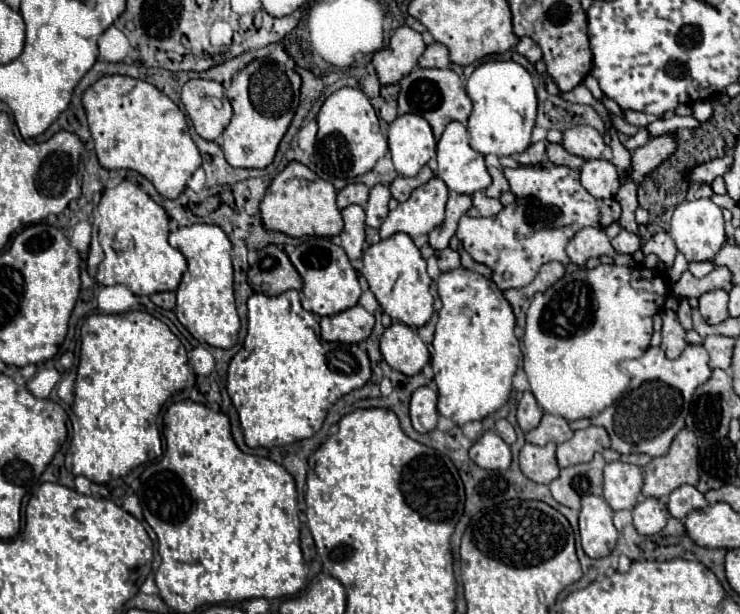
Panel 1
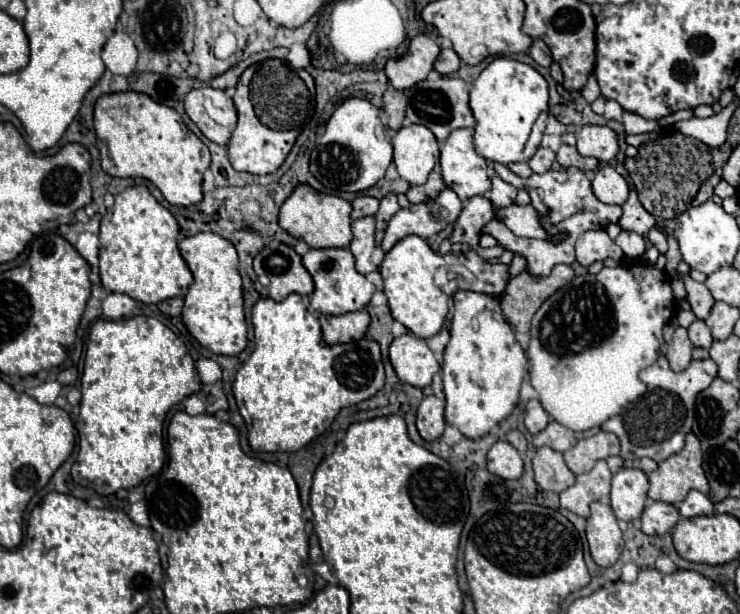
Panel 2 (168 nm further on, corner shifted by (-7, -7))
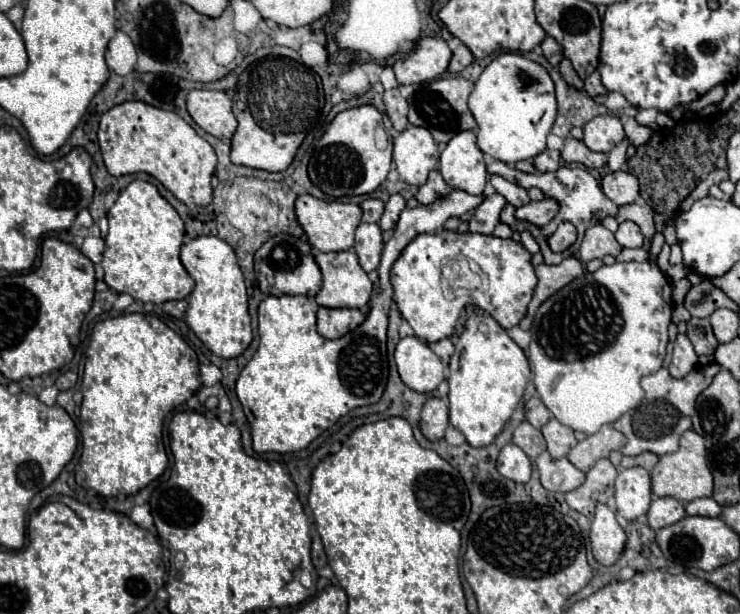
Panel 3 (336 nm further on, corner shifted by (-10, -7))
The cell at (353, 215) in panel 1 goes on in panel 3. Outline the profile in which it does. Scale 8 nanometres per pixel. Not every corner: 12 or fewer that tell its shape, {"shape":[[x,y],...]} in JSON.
{"shape":[[361,223],[355,251],[367,273],[377,269],[383,249],[381,229]]}

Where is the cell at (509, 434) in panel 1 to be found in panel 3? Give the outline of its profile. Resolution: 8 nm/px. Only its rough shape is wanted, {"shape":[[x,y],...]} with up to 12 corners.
{"shape":[[523,421],[513,433],[531,459],[545,449],[545,439],[539,429]]}

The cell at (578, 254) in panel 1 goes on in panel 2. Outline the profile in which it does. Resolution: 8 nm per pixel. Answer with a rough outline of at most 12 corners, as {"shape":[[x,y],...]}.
{"shape":[[586,231],[576,241],[582,267],[624,253],[606,231]]}

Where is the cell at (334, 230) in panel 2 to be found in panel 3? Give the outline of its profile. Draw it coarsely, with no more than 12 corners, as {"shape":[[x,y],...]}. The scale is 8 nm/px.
{"shape":[[303,195],[297,219],[317,251],[349,251],[361,223],[355,203]]}

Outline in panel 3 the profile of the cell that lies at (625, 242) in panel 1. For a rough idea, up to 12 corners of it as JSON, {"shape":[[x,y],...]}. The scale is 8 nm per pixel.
{"shape":[[619,223],[615,239],[621,247],[643,247],[637,223]]}

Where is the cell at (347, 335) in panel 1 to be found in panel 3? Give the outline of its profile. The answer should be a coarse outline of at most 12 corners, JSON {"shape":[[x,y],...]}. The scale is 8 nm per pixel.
{"shape":[[319,307],[317,331],[343,337],[365,321],[359,309]]}

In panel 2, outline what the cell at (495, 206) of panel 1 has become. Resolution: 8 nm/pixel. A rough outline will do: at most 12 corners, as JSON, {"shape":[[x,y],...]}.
{"shape":[[532,205],[502,207],[494,215],[518,237],[548,239]]}

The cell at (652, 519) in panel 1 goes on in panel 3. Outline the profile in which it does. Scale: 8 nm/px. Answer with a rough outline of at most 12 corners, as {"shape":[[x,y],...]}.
{"shape":[[657,497],[647,513],[653,531],[685,517],[675,497]]}

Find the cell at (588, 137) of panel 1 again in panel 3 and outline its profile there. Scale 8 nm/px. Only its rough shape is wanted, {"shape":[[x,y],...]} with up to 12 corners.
{"shape":[[597,115],[583,127],[591,151],[609,153],[625,137],[619,117]]}

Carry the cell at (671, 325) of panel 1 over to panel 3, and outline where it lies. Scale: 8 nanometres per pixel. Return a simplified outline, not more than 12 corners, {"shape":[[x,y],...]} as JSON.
{"shape":[[677,335],[671,377],[681,379],[697,365],[687,335]]}

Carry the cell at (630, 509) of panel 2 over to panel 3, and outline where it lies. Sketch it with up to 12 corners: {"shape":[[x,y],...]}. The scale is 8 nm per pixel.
{"shape":[[643,467],[623,469],[615,481],[617,511],[633,521],[651,503]]}

